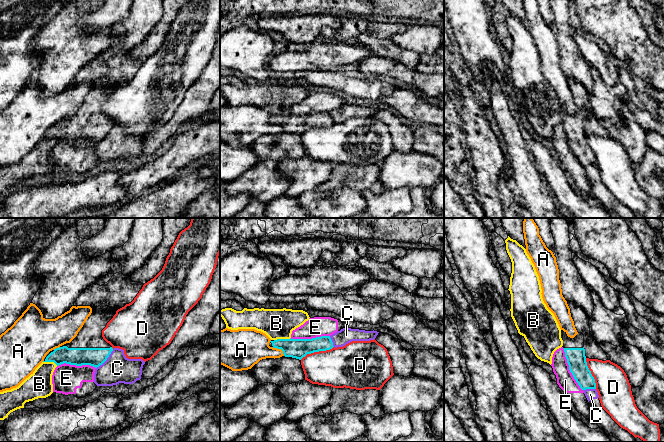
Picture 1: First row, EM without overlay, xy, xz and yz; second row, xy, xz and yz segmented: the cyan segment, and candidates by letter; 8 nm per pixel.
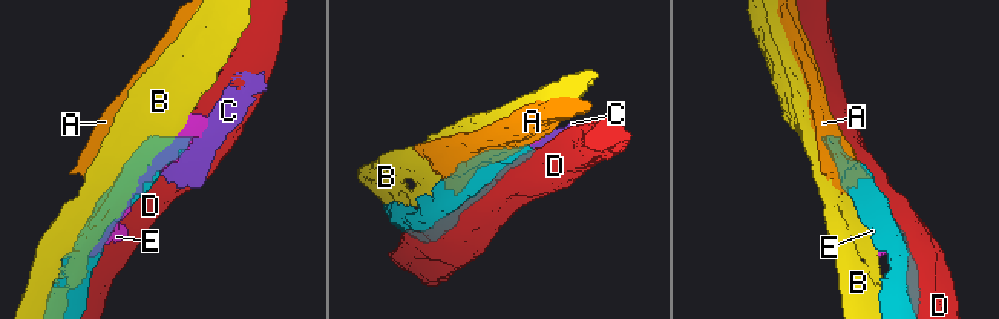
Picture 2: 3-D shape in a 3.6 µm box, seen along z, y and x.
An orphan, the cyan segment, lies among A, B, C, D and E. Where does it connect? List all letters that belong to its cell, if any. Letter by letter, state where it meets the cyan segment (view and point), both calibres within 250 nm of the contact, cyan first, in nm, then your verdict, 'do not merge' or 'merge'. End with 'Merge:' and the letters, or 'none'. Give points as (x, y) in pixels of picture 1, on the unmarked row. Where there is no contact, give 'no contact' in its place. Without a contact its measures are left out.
A: xz (279, 124) | 160/280 nm | do not merge
B: xz (282, 115) | 160/240 nm | do not merge
C: xy (106, 135) | 150/220 nm | do not merge
D: xz (316, 127) | 160/320 nm | do not merge
E: yz (569, 145) | 160/140 nm | do not merge
Merge: none

